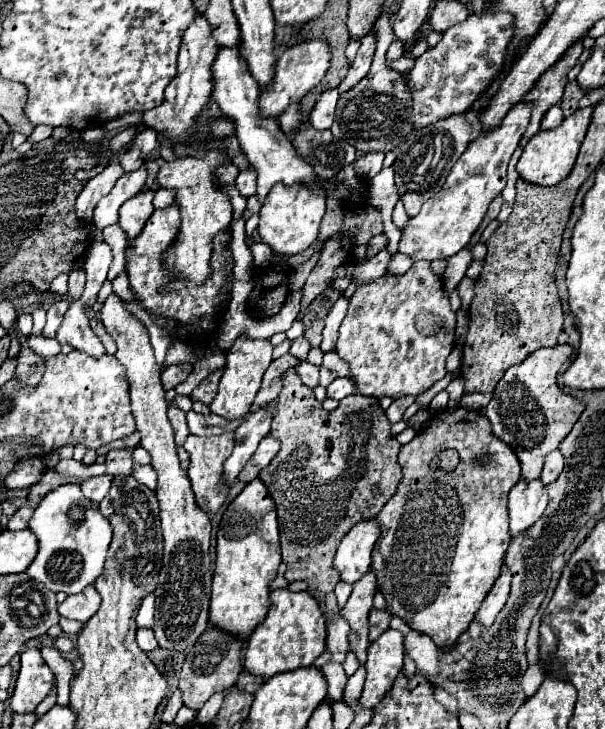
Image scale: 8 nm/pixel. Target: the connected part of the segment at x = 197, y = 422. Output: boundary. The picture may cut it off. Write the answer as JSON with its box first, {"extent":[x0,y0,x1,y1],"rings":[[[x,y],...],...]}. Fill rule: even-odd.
{"extent":[187,411,243,437],"rings":[[[195,411],[187,413],[187,427],[193,435],[209,437],[212,435],[220,435],[225,431],[235,431],[243,419],[239,421],[228,421],[223,417],[219,417],[214,413],[209,415],[201,415]]]}

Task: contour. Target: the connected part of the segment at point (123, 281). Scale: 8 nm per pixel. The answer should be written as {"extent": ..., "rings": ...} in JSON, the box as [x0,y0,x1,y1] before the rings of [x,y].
{"extent":[112,271,143,308],"rings":[[[123,271],[123,273],[121,273],[119,277],[117,277],[117,279],[112,282],[112,286],[113,291],[117,293],[117,295],[119,295],[121,299],[125,299],[130,303],[143,308],[143,306],[141,305],[141,301],[139,301],[137,297],[133,295],[131,289],[129,289],[129,278],[126,271]]]}

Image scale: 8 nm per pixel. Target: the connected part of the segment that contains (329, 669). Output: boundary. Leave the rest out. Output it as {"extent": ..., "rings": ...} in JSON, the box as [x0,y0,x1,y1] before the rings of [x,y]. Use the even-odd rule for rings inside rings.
{"extent":[321,661,347,701],"rings":[[[327,661],[327,663],[321,667],[321,671],[325,673],[327,683],[329,683],[329,699],[331,699],[331,701],[341,699],[341,697],[343,697],[343,687],[345,687],[345,683],[347,683],[343,665],[341,665],[341,663],[335,663],[335,661]]]}

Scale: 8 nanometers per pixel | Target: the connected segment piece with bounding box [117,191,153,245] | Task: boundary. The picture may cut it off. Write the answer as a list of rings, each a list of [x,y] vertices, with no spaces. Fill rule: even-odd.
[[[153,191],[139,193],[135,199],[129,199],[119,209],[119,227],[127,233],[127,243],[133,245],[133,239],[143,231],[147,219],[153,213]]]

